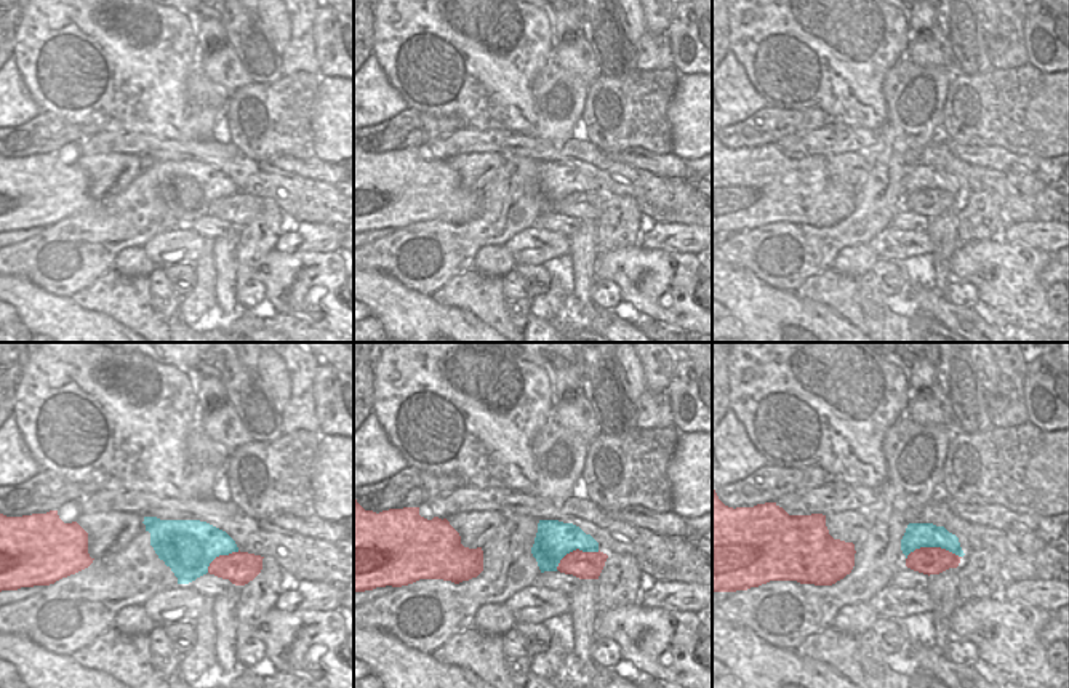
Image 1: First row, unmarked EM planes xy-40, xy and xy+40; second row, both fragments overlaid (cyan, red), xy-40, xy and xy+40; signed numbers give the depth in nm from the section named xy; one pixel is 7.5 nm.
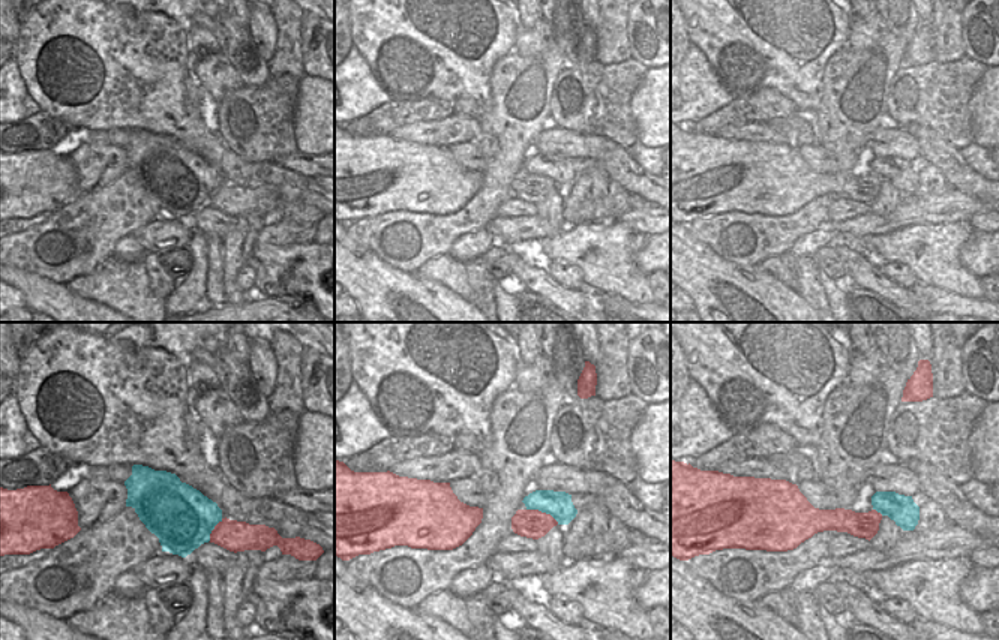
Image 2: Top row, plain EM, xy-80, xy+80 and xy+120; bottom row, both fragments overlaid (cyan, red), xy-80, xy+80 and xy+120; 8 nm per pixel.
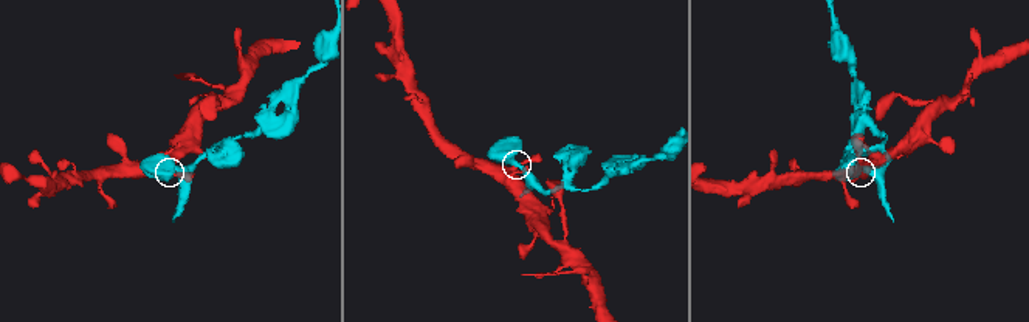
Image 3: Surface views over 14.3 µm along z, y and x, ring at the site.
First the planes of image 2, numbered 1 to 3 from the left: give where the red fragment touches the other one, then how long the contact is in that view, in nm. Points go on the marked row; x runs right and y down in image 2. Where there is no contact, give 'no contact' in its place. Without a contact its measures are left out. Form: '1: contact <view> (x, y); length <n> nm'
1: contact xy-80 (213, 528); length 220 nm
2: contact xy+80 (543, 511); length 300 nm
3: contact xy+120 (878, 511); length 100 nm

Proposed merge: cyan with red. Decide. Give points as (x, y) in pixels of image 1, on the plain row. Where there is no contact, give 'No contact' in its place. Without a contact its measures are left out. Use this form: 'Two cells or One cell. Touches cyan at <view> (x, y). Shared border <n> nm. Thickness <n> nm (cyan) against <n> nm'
Two cells. Touches cyan at xy+40 (933, 188). Shared border 420 nm. Thickness 190 nm (cyan) against 220 nm.

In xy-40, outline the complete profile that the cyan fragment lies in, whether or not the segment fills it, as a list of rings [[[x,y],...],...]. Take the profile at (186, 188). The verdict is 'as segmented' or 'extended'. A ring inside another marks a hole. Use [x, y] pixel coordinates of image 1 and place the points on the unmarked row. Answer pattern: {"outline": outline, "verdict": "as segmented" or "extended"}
{"outline": [[[144,158],[150,187],[171,210],[178,226],[189,226],[208,214],[219,197],[238,194],[235,182],[222,171],[200,162],[160,162]]], "verdict": "as segmented"}

